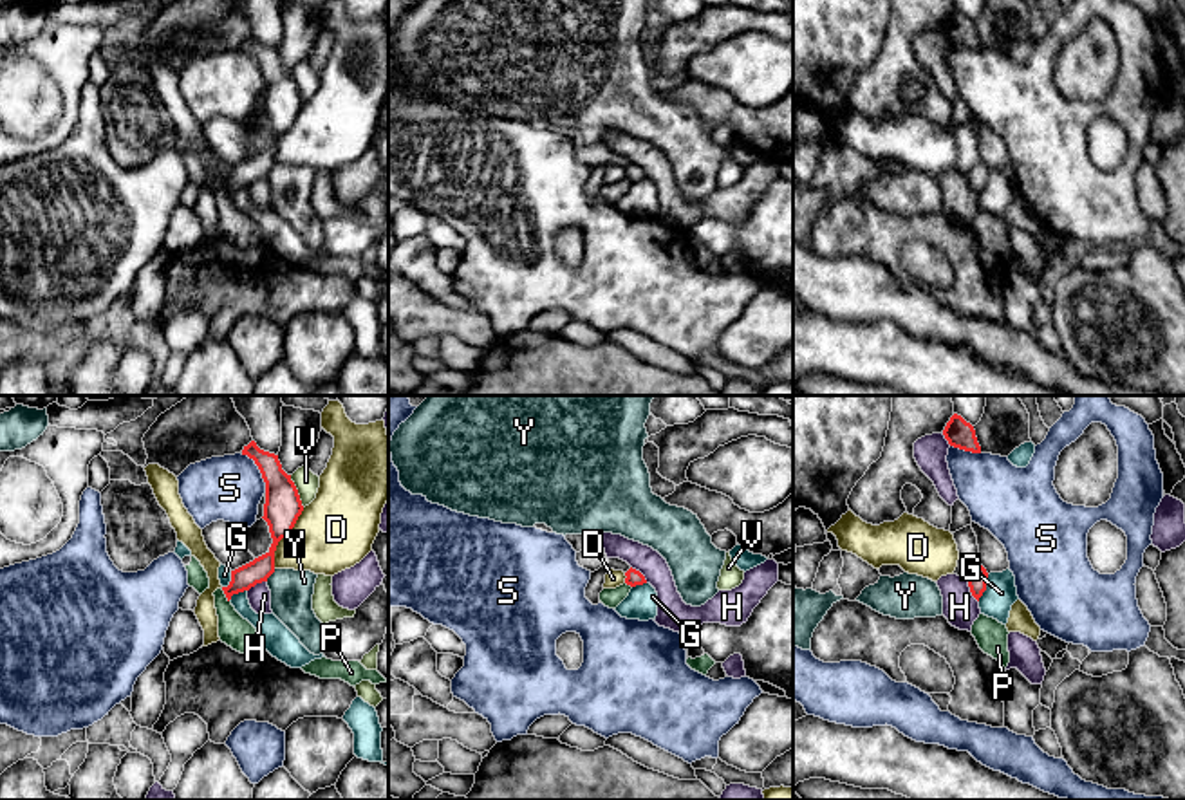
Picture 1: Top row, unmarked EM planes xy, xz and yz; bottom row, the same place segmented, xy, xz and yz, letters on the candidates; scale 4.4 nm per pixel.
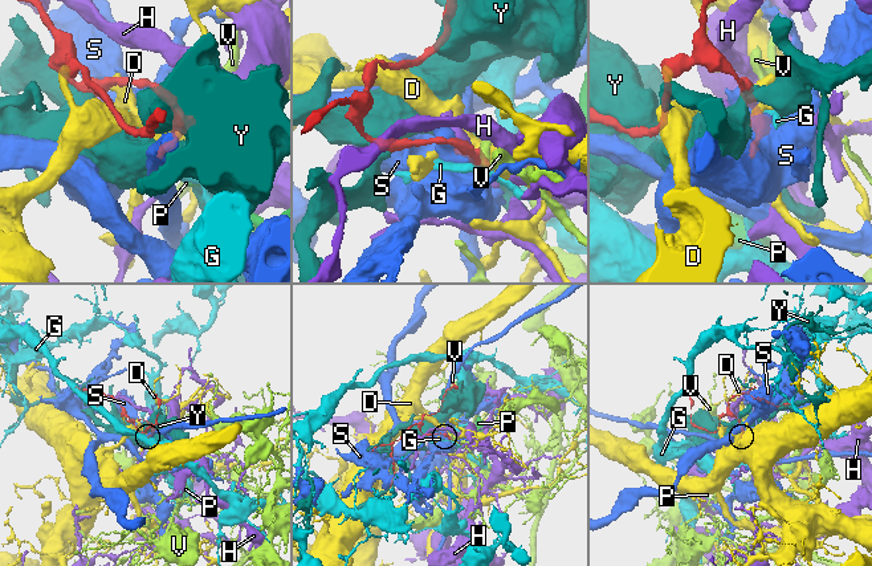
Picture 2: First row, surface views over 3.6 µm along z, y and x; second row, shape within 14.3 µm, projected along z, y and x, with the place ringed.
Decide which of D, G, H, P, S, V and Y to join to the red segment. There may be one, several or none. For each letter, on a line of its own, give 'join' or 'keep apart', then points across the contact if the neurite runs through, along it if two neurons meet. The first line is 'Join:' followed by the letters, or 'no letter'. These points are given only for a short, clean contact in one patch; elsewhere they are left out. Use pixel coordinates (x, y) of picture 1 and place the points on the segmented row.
Join: no letter
D: keep apart
G: keep apart; border along yz (989, 575), (987, 587), (978, 600)
H: keep apart
P: keep apart; border along xy (221, 587), (228, 602)
S: keep apart
V: keep apart; border along xy (289, 475), (304, 506)
Y: keep apart

